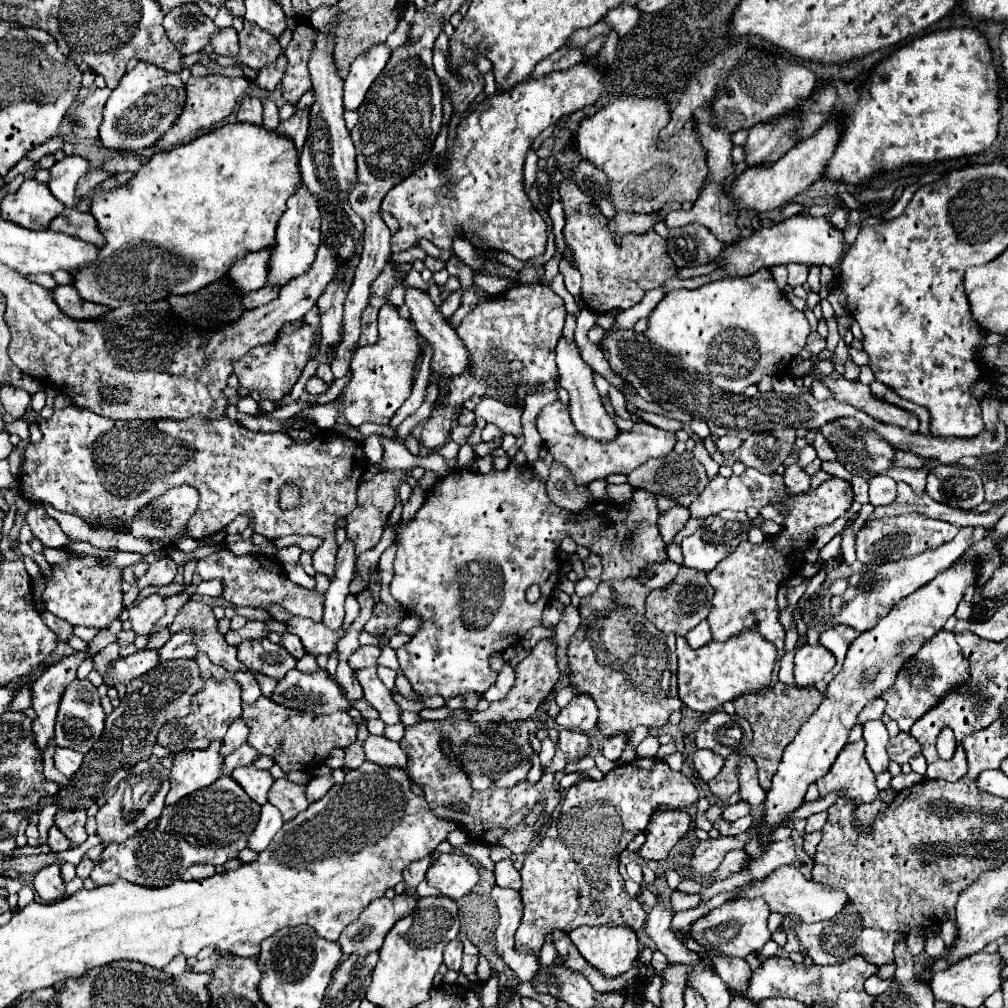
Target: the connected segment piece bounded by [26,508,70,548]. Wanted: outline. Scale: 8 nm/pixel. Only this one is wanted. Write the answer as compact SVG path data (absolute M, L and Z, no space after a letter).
M30 508L26 514L26 522L30 524L32 534L48 548L62 548L70 544L70 536L62 532L60 524L54 518L48 518L44 508Z

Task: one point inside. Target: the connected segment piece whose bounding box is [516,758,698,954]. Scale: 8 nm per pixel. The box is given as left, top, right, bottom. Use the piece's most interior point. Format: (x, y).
(570, 878)

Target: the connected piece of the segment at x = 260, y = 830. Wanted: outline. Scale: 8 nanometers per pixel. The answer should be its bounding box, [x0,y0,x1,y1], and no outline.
[248,804,284,852]

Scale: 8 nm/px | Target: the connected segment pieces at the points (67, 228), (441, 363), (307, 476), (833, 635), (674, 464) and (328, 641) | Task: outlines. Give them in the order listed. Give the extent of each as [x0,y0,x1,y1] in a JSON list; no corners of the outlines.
[[50,208,104,248],[404,288,470,376],[20,406,368,580],[820,626,858,662],[628,452,708,508],[266,604,344,656]]

